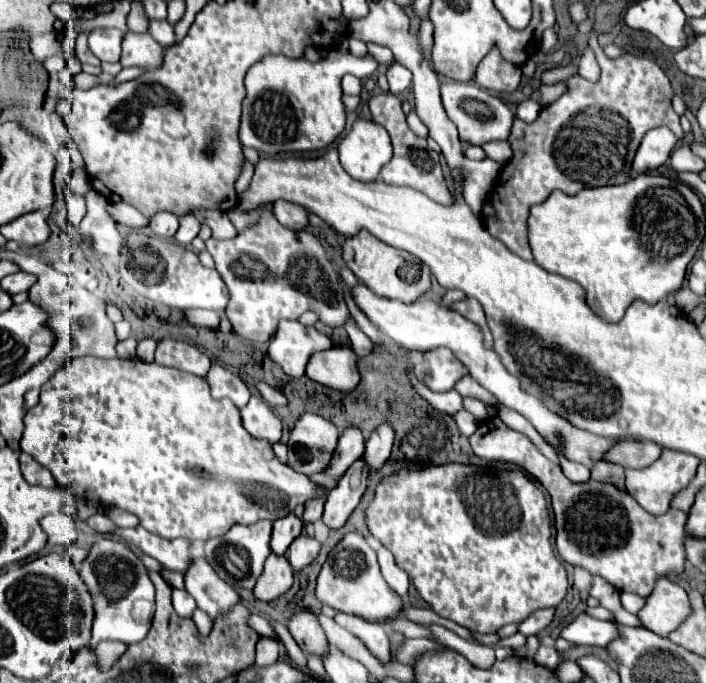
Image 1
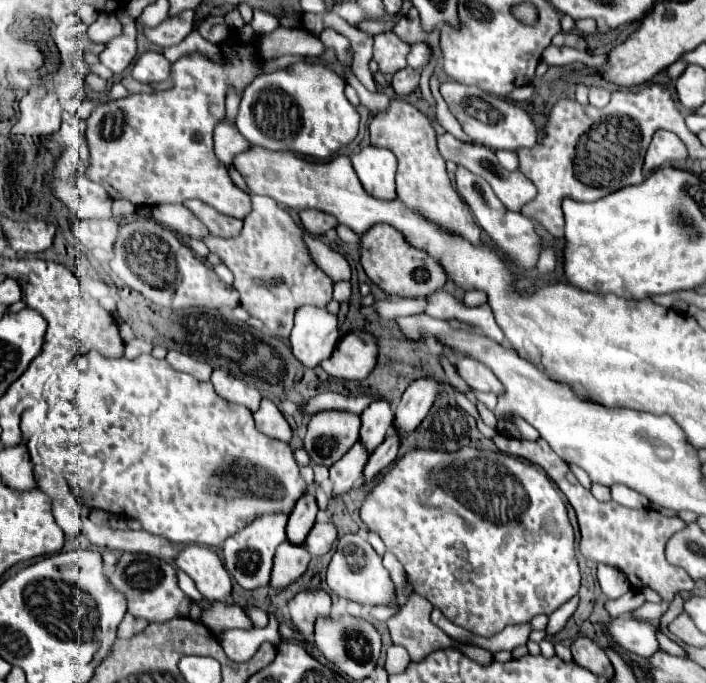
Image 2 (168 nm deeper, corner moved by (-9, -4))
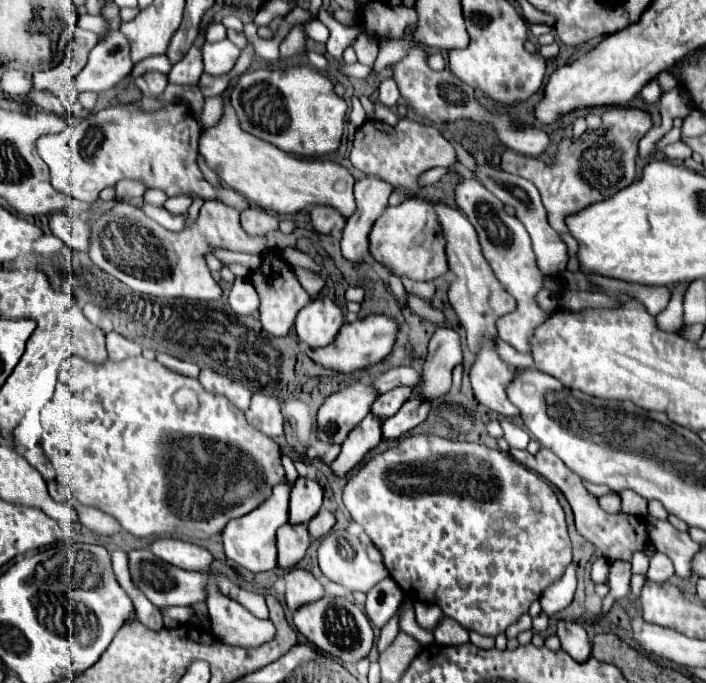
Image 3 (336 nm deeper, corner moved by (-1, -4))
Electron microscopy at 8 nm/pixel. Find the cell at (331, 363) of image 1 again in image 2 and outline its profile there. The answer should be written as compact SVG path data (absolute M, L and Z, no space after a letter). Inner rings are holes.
M367 331L347 333L321 367L337 379L365 379L377 363L377 339Z

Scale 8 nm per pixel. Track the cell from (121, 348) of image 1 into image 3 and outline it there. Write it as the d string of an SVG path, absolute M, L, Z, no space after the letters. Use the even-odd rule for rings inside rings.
M115 331L107 333L107 351L109 351L109 357L113 361L121 361L121 359L127 359L127 357L141 355L141 347L135 341L129 341Z

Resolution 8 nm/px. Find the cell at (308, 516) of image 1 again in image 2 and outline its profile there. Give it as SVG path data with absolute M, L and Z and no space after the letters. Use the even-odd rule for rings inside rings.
M357 441L337 463L331 465L331 481L335 497L363 483L363 469L369 461L369 455L371 453L365 449L365 445Z

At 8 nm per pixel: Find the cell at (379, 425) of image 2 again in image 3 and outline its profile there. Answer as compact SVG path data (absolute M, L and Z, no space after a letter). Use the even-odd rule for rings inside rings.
M395 387L383 395L379 395L371 407L371 415L377 415L377 419L387 419L395 415L401 405L411 397L413 389L411 387Z

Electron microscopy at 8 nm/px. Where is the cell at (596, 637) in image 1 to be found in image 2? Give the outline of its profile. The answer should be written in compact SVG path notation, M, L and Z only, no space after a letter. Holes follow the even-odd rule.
M617 617L607 625L607 633L611 635L613 643L625 653L639 657L651 657L655 651L659 651L657 631L657 625L635 617Z

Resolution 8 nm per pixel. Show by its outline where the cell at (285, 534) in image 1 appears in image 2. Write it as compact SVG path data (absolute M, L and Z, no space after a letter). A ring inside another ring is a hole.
M307 491L301 495L301 499L295 503L293 511L289 513L289 523L287 523L287 539L291 543L303 543L311 527L315 525L315 515L319 507L315 501L313 491Z

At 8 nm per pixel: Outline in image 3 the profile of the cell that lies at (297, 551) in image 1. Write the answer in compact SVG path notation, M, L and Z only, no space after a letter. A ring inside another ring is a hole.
M321 509L311 521L309 521L309 535L311 539L319 539L323 535L327 535L331 531L331 527L335 525L335 517L333 513L329 513L327 509Z

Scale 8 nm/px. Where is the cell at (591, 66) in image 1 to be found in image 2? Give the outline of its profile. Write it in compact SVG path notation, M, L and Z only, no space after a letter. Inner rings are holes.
M591 87L591 91L589 91L589 103L593 105L593 107L605 107L607 103L609 103L609 91L605 89L605 87Z

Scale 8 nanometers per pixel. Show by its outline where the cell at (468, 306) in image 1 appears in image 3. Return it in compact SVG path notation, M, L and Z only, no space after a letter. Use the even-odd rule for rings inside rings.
M403 279L403 285L409 293L425 299L425 301L431 301L433 295L435 295L435 285L433 283L415 283L415 281L409 281L409 279Z

